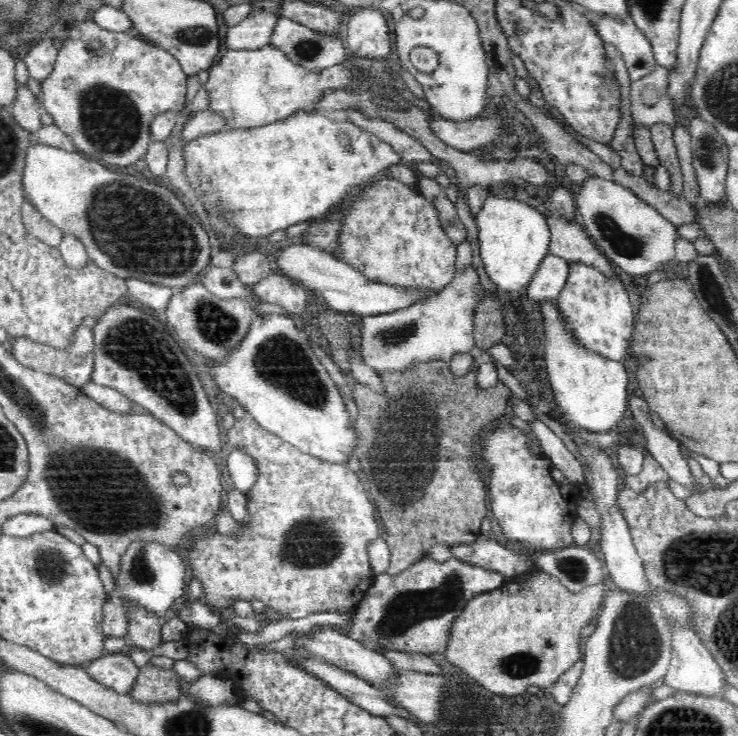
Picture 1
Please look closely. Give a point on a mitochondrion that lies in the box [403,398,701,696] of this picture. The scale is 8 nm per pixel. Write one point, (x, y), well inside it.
(636, 645)

